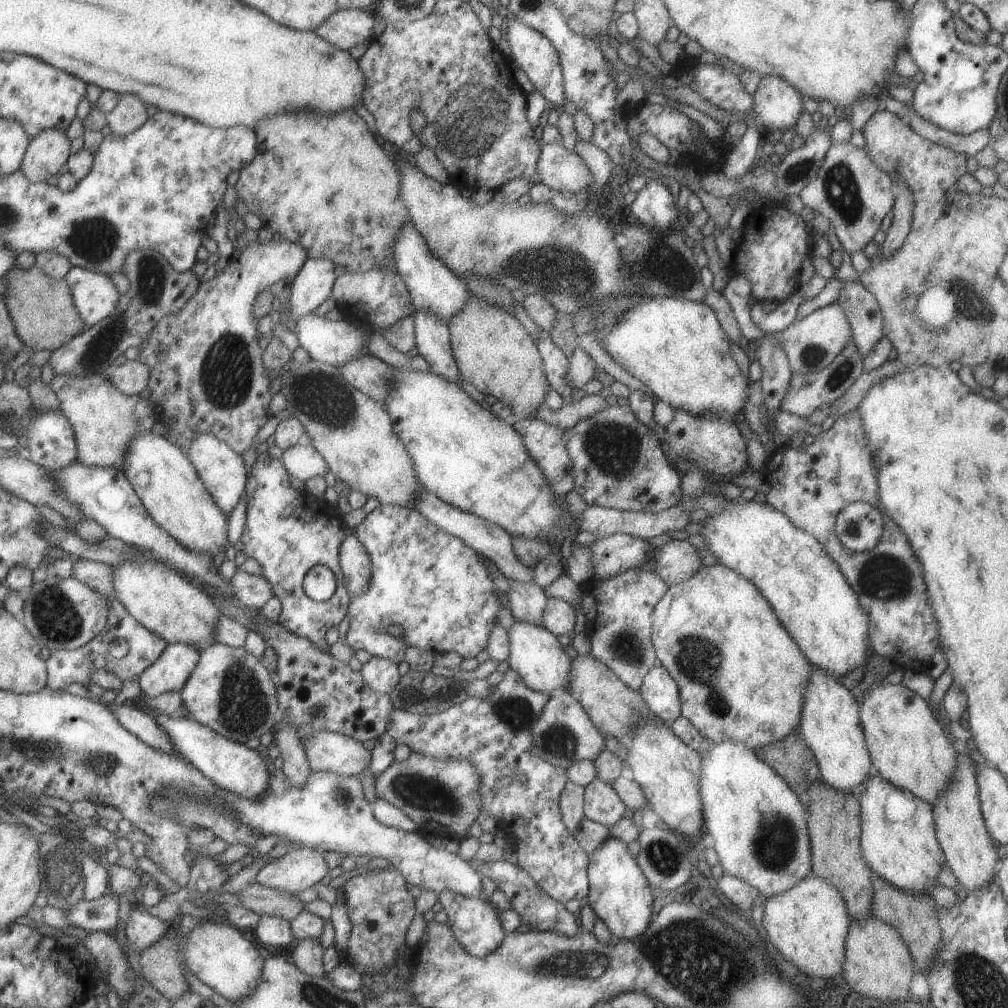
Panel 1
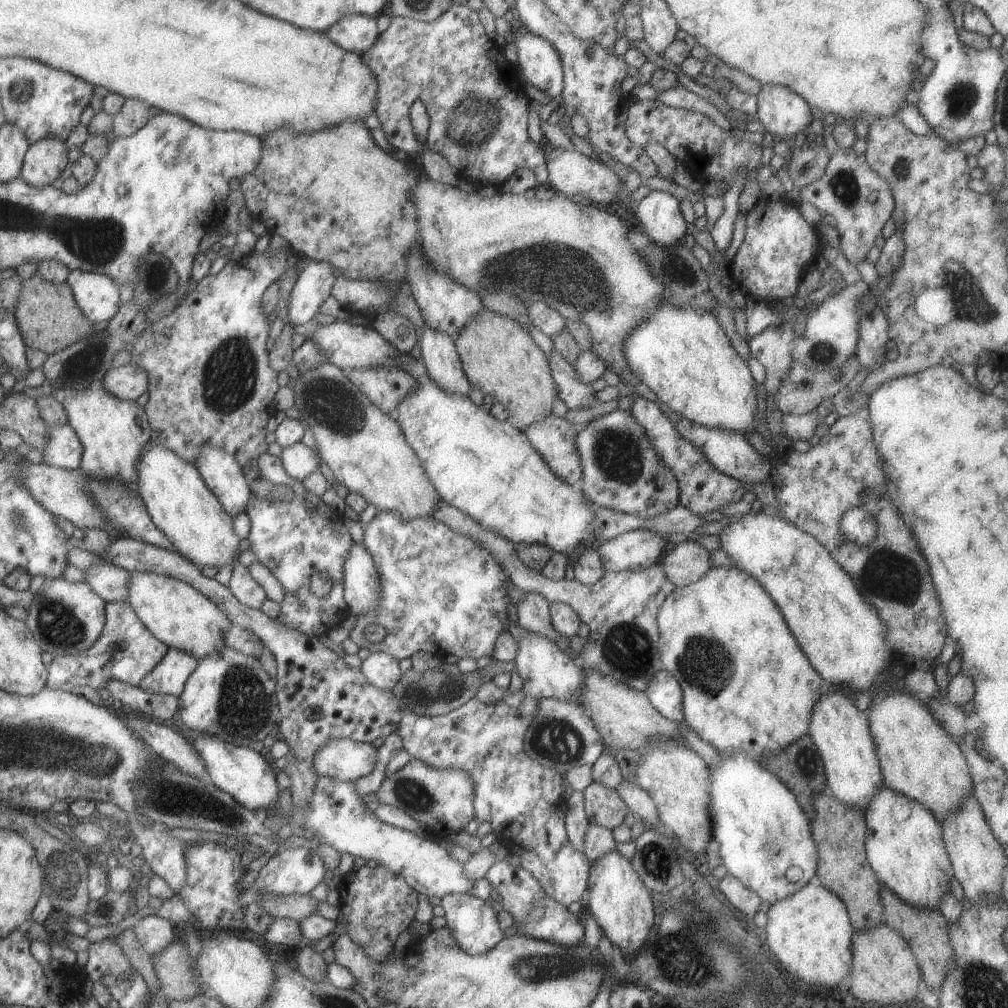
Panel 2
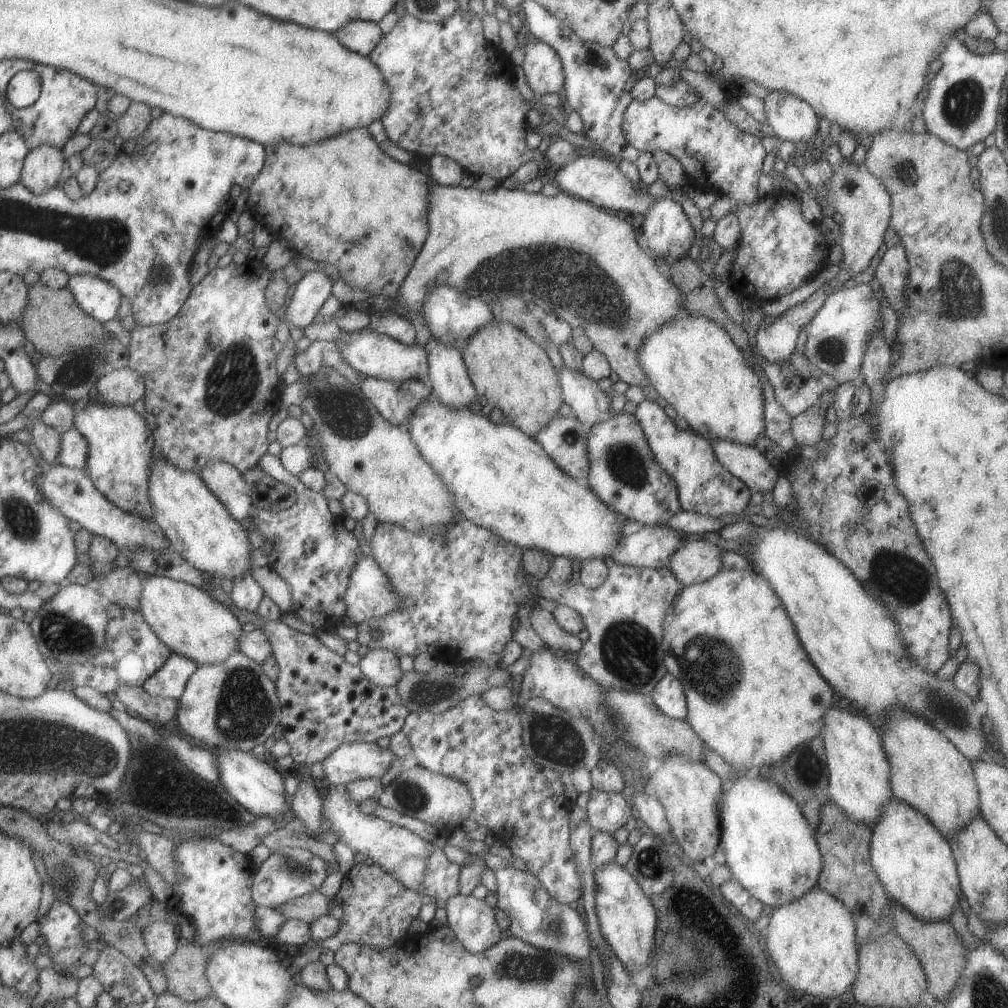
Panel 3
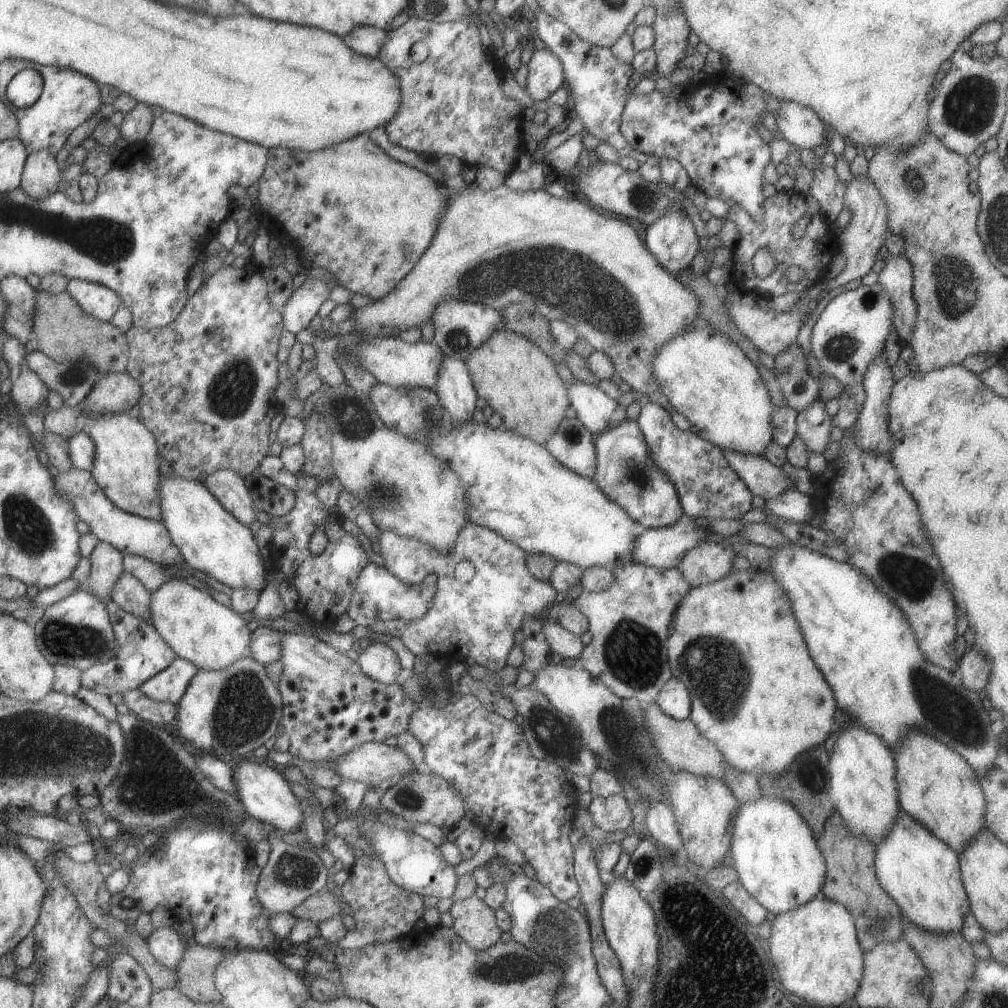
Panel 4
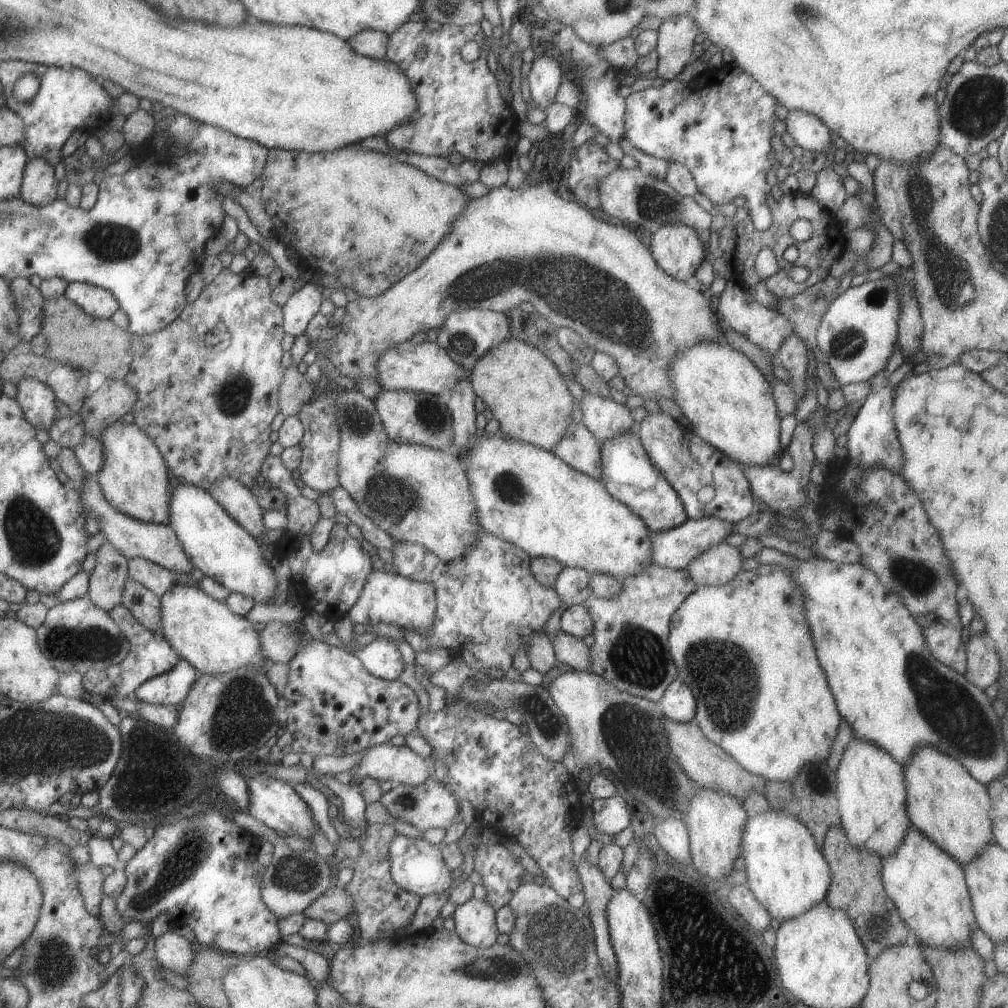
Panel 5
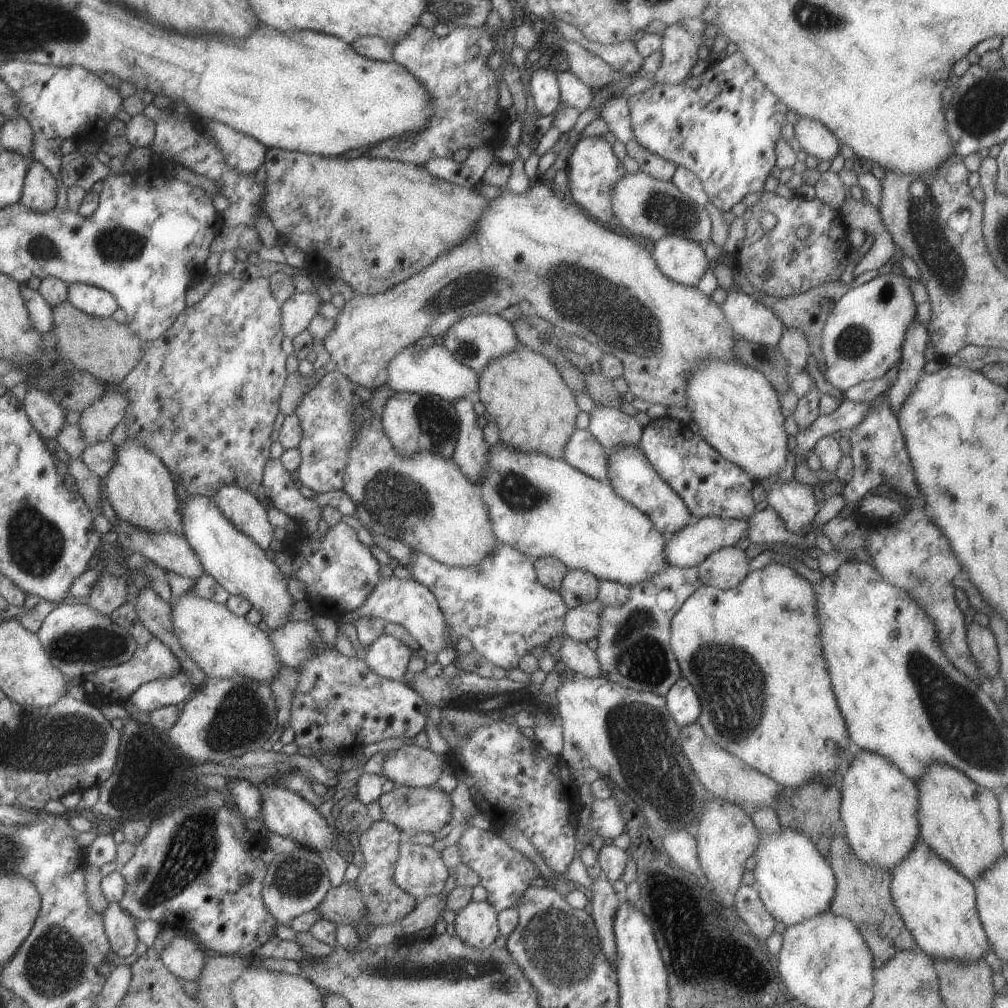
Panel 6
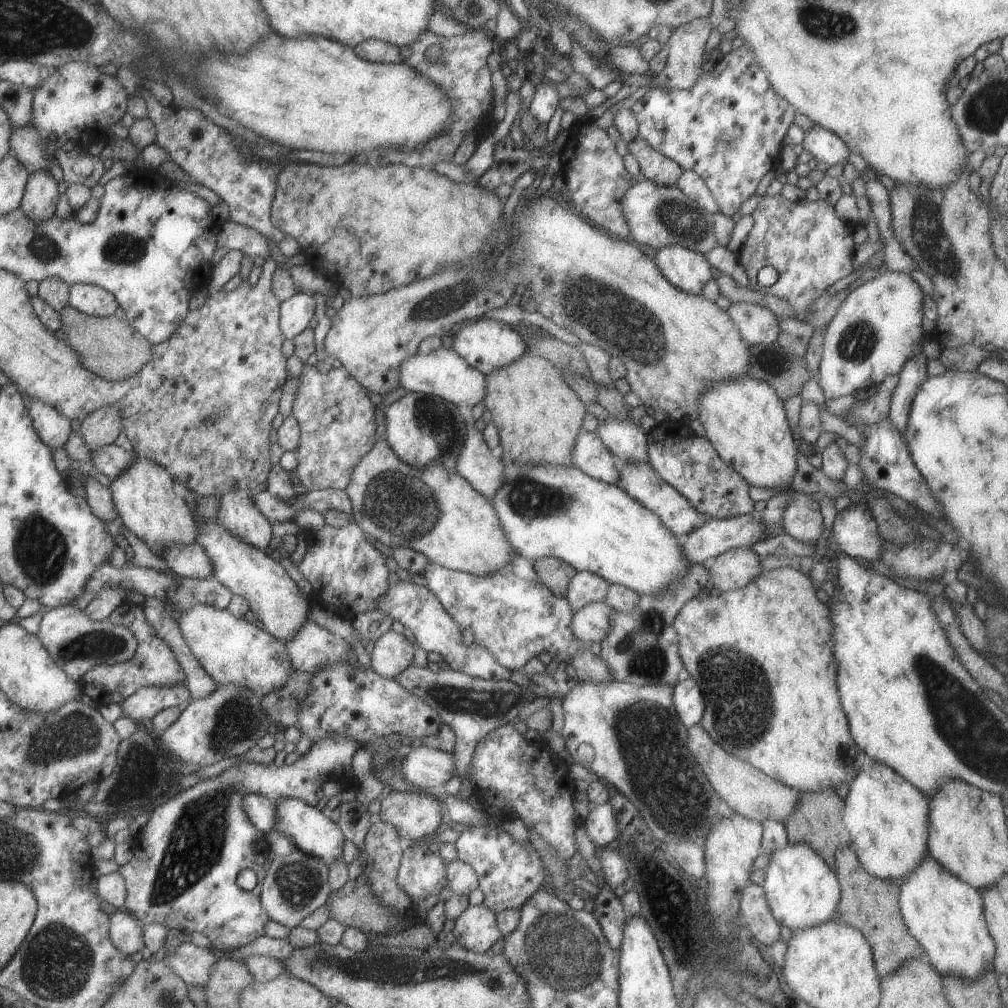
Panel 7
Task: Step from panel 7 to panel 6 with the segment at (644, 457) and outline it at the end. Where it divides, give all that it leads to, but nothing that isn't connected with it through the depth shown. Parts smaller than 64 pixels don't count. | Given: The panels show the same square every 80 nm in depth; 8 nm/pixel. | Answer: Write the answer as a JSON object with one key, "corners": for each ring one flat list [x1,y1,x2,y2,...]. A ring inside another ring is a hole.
{"corners":[[595,405,589,413,588,429,597,442,606,449,615,449,619,445,637,447,642,427,634,417,619,409]]}

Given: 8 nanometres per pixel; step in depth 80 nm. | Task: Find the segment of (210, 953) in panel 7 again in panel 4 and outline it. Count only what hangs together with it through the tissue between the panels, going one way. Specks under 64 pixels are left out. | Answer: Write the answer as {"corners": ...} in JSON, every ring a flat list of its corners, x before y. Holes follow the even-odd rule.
{"corners":[[173,925,152,930,146,943,151,956,159,964,168,969,173,969,180,961,188,942,177,934,175,925]]}

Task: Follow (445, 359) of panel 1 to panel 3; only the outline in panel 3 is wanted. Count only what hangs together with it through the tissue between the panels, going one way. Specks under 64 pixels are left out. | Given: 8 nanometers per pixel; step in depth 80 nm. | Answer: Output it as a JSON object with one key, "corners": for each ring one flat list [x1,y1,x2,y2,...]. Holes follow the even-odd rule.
{"corners":[[433,337,429,338,424,347,427,351,427,378,432,396,447,408,468,410,477,394,467,374,462,354]]}

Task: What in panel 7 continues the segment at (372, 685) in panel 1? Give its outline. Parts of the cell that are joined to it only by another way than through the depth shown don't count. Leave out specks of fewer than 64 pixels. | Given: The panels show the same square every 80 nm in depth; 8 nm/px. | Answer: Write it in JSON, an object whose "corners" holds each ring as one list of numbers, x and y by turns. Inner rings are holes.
{"corners":[[392,629,384,632,377,640,374,640,374,647,370,655,370,663,372,670,379,676,394,678,411,665,411,658,413,658,412,640,407,633,397,633]]}

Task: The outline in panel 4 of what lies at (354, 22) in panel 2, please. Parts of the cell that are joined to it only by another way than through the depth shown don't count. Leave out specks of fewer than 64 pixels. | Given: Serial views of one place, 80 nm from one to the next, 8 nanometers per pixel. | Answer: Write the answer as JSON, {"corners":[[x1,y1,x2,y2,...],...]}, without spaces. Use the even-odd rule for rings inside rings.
{"corners":[[363,25,353,27,341,38,354,53,373,58,378,56,385,35,383,29]]}

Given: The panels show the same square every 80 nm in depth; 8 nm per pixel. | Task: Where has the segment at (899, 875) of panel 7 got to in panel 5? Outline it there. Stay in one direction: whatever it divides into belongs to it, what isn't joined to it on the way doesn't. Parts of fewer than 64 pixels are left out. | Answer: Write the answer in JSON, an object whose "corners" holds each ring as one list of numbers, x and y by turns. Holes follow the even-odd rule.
{"corners":[[851,737,845,748,836,774,836,805,839,813,841,828,845,831,848,843,865,853,878,854,883,858,893,854,904,839,905,831,911,821,906,811,906,784,905,777,899,766,889,754,874,744]]}

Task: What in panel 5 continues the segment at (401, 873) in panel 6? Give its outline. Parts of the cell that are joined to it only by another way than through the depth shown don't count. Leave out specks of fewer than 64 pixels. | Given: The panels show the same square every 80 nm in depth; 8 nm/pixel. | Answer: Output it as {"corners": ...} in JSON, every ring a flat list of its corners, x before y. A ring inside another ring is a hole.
{"corners":[[395,835,388,848,390,872,393,882,403,890,416,894,418,897,434,895,451,889,458,880,451,879,451,871,442,859,438,845,429,844,423,839,410,839,407,835]]}

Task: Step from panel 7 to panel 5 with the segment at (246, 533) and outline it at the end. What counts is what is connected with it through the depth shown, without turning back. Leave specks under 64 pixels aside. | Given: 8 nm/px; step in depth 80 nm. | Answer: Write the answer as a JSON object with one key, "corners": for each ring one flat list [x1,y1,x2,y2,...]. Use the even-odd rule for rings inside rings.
{"corners":[[221,477,212,482,207,492,239,526,242,526,254,539,259,541,264,531,262,516,265,510,257,504,257,499,244,484,229,477]]}

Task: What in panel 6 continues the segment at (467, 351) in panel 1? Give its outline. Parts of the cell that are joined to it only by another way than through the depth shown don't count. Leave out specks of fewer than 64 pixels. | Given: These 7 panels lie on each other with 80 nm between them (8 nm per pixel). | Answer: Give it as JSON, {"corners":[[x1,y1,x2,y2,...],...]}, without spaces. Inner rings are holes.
{"corners":[[519,346,504,355,499,355,478,373,478,394,485,411,489,412,497,425,501,444,521,453,539,453,552,459,563,459,567,444,575,426,575,416,579,414,574,392,565,384,557,367,547,357]]}

